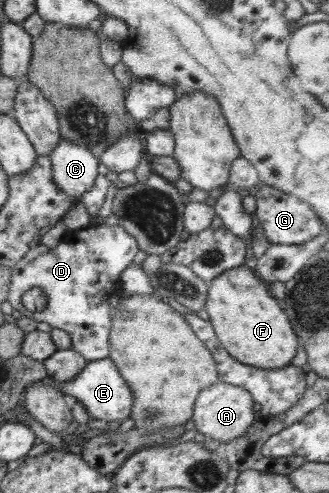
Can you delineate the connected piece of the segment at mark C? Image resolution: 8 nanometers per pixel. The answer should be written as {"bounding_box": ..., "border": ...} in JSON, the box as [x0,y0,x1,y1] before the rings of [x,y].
{"bounding_box":[49,139,100,202],"border":[[[65,139],[60,141],[57,147],[54,147],[49,156],[52,163],[52,176],[59,190],[81,202],[81,196],[91,190],[95,183],[98,176],[97,166],[100,164],[100,160],[86,147],[75,145]]]}

